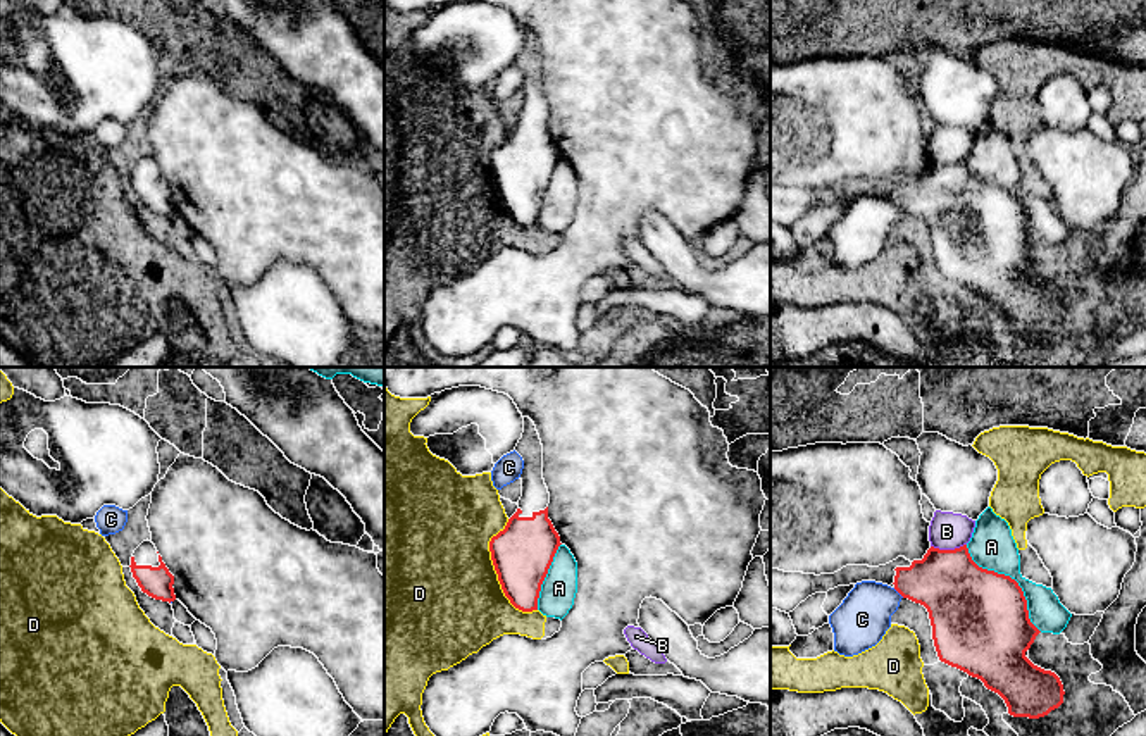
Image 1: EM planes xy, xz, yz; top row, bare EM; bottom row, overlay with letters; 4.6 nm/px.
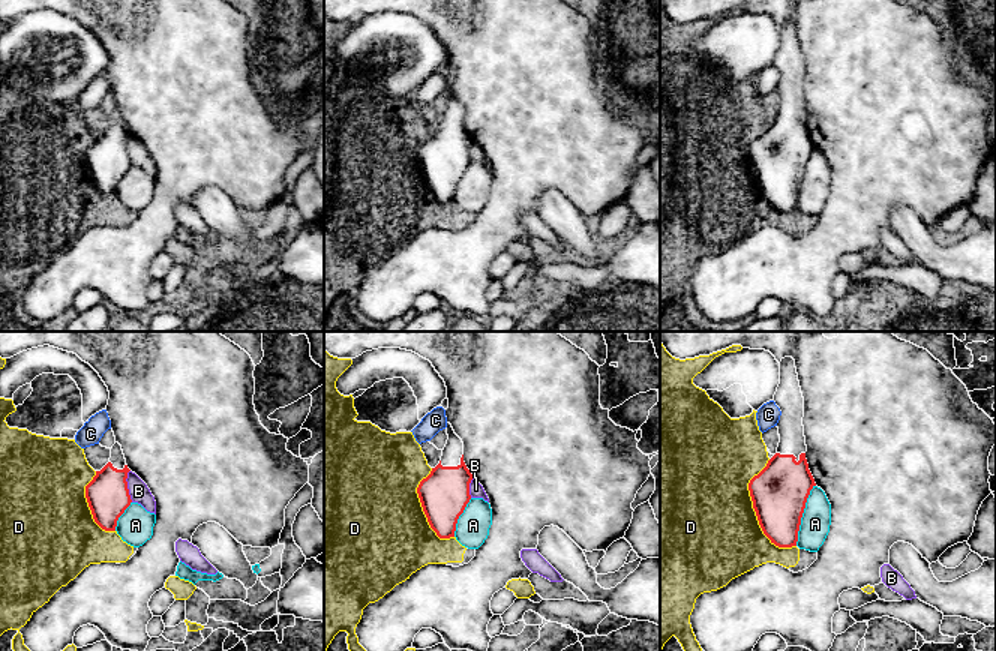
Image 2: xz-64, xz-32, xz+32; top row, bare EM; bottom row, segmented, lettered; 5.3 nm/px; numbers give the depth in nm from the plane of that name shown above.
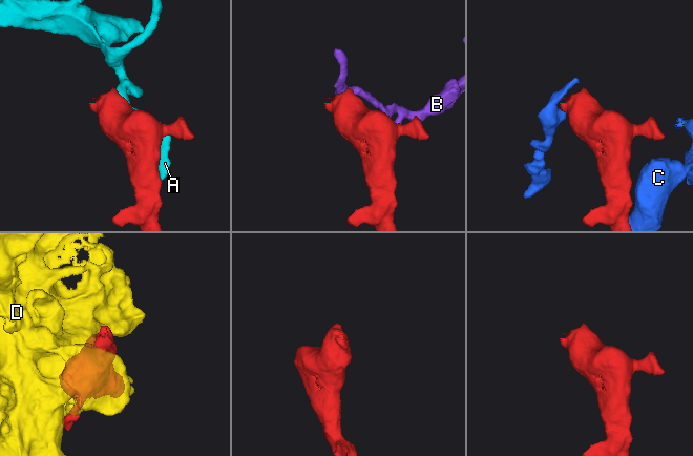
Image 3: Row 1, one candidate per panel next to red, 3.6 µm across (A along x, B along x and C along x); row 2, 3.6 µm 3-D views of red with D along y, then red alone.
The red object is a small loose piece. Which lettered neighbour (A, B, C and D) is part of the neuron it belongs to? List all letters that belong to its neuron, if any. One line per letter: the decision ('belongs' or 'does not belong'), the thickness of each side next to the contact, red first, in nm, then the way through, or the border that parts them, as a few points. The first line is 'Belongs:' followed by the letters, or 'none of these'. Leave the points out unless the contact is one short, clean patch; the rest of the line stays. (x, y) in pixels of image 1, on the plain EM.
Belongs: none of these
A: does not belong; 460 nm thick on the red side, 220 nm on the other
B: does not belong; 360 nm thick on the red side, 170 nm on the other; border along yz (965, 157), (955, 162), (931, 161)
C: does not belong; 320 nm thick on the red side, 240 nm on the other; border along yz (893, 202), (903, 211)
D: does not belong; 280 nm thick on the red side, 500 nm on the other

